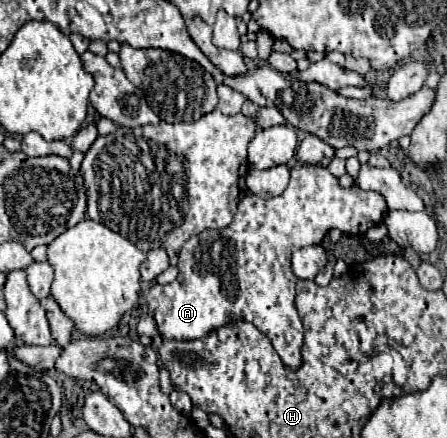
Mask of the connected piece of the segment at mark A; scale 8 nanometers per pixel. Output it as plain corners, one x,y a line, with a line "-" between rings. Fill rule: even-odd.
297,163
291,169
289,187
273,199
261,199
257,195
245,195
239,201
235,219
225,229
203,231
193,235
179,253
179,275
173,283
161,287
153,285
145,297
149,311
157,323
157,331
167,339
201,339
213,329
227,323
249,321
259,327
273,343
275,351
287,365
287,369
297,369
301,365
301,345
303,345
303,325
295,309
295,283
297,277
291,269
291,253
305,247
317,245
331,229
339,229
343,235
363,237
369,229
383,223
387,213
387,201
377,191
363,191
357,185
343,187
339,179
333,177
321,165

